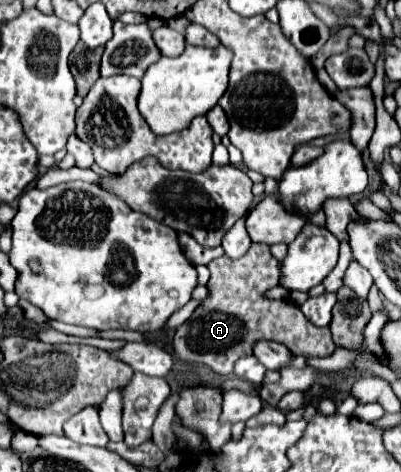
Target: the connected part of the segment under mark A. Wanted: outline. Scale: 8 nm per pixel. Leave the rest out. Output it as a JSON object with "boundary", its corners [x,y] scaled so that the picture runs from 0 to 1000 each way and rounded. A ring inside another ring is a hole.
{"boundary":[[[626,515],[606,544],[571,549],[556,540],[516,566],[526,574],[526,591],[516,600],[526,625],[431,714],[431,739],[451,765],[506,769],[546,794],[576,794],[586,765],[626,752],[626,735],[646,718],[706,727],[736,752],[820,756],[835,744],[820,693],[786,693],[726,638],[671,638],[656,629],[661,617],[686,608],[696,595],[696,553],[676,540],[661,515]]]}

